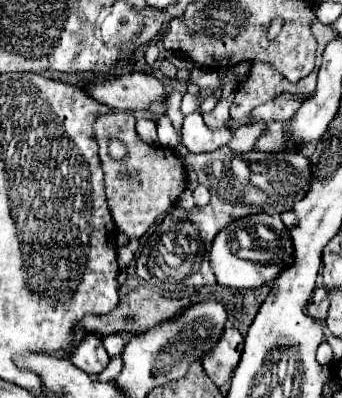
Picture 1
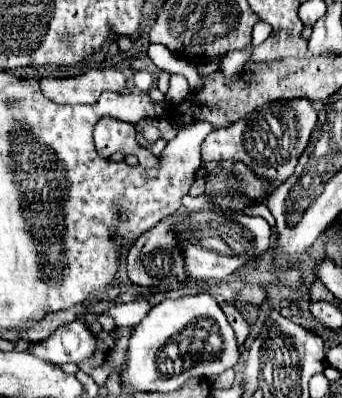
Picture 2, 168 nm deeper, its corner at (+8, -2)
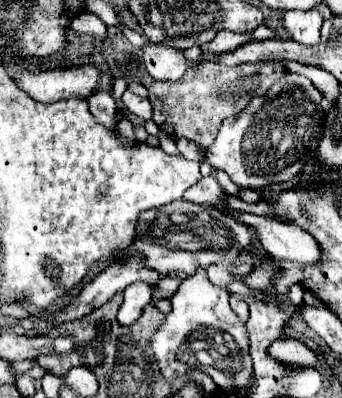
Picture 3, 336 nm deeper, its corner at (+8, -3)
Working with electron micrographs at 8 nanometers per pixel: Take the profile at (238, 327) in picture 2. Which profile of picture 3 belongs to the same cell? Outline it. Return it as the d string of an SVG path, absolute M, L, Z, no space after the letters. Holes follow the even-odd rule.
M230 296L230 308L234 310L234 314L236 314L242 322L248 320L248 304L246 304L244 300L240 300L238 296Z

